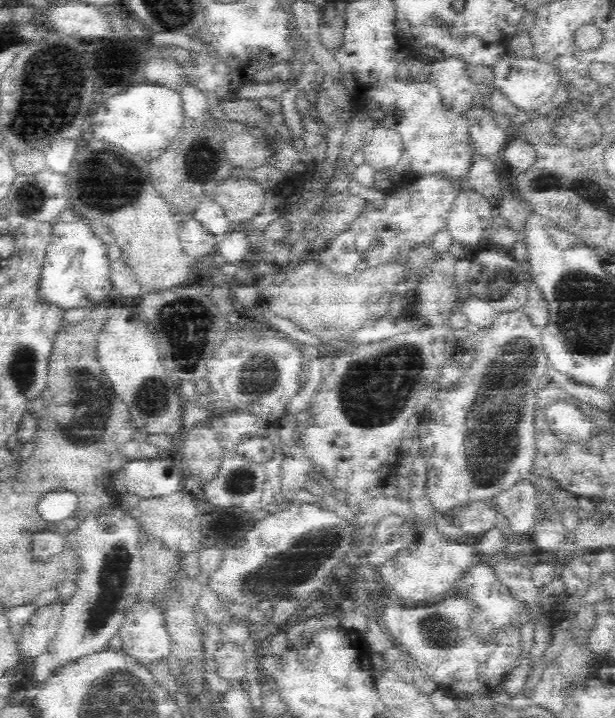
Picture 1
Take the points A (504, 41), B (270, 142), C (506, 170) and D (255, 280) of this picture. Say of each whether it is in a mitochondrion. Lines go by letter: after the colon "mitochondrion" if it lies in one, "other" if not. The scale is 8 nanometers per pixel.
A: other
B: other
C: other
D: other

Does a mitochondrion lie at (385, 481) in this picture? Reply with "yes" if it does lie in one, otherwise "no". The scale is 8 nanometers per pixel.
no

